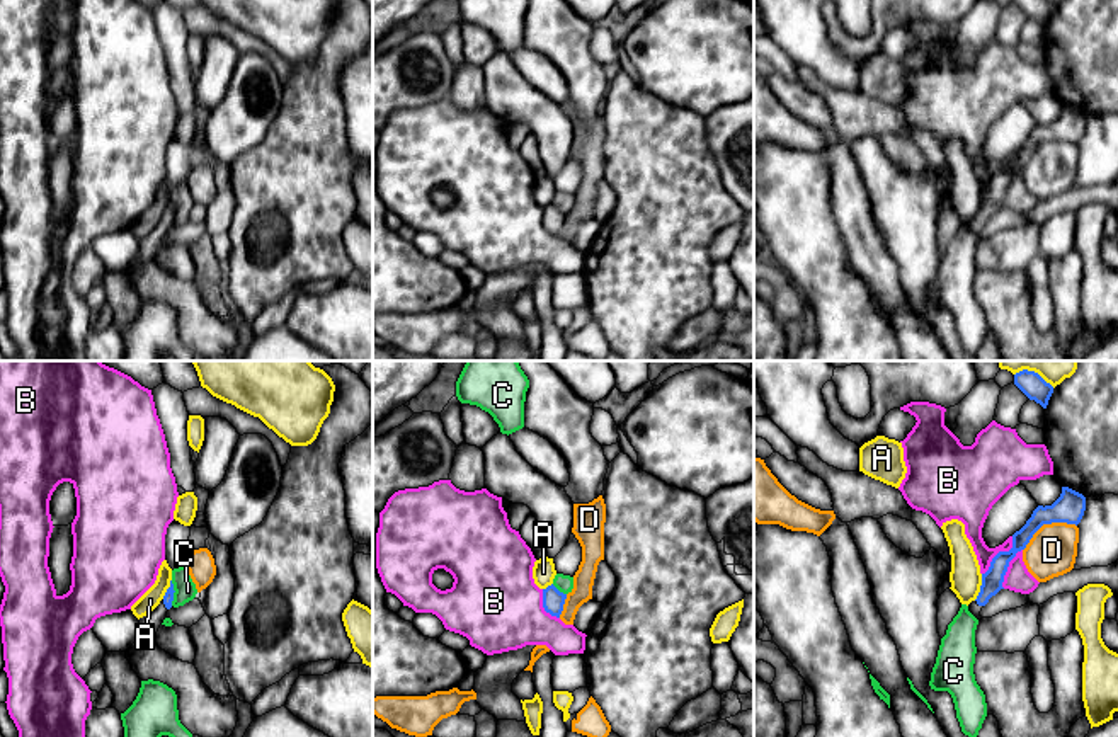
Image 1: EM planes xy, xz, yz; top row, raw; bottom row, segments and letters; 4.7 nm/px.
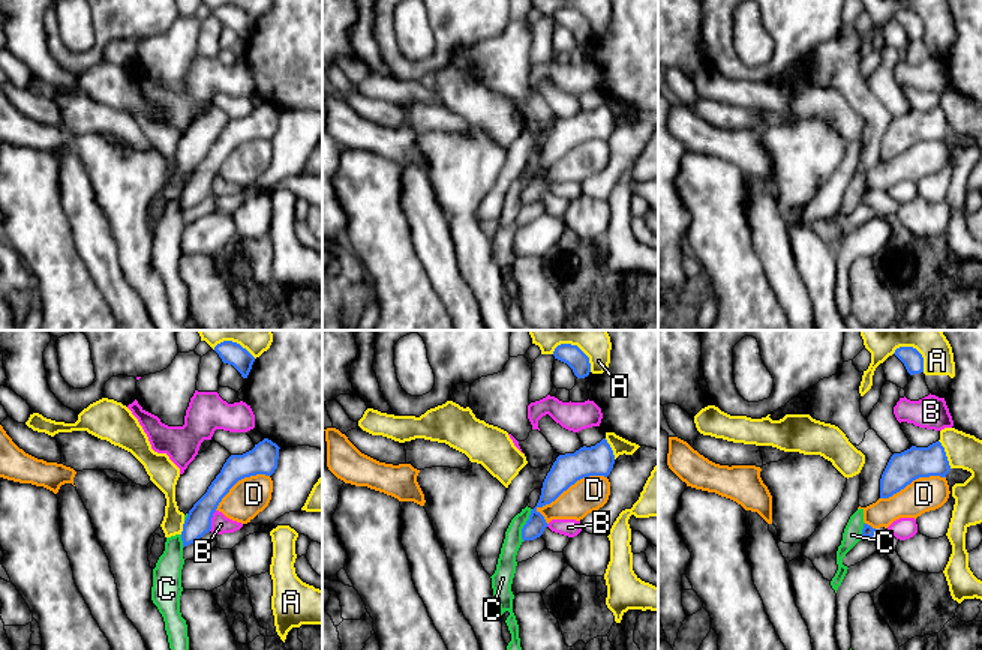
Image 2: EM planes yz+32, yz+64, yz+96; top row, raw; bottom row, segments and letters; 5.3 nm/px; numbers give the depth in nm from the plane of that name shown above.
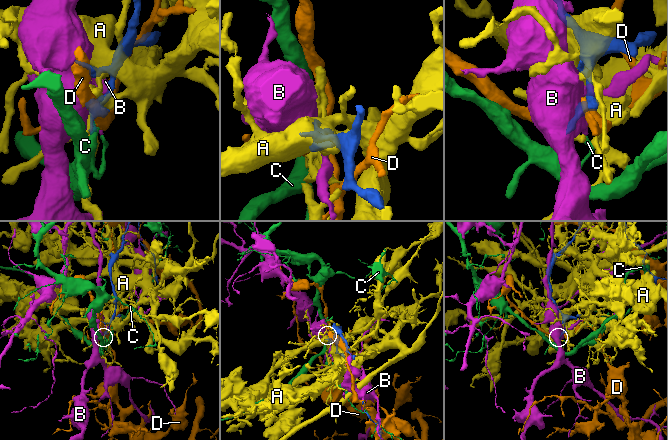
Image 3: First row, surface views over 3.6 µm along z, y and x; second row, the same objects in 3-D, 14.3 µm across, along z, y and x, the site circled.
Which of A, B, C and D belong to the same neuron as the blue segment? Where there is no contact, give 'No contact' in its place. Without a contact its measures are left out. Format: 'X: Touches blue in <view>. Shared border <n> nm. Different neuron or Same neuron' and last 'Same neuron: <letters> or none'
A: Touches blue in yz. Shared border 130 nm. Different neuron
B: Touches blue in yz. Shared border 240 nm. Different neuron
C: Touches blue in xy. Shared border 120 nm. Different neuron
D: Touches blue in yz. Shared border 280 nm. Different neuron
Same neuron: none

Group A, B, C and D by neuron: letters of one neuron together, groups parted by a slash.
A / B / C / D

